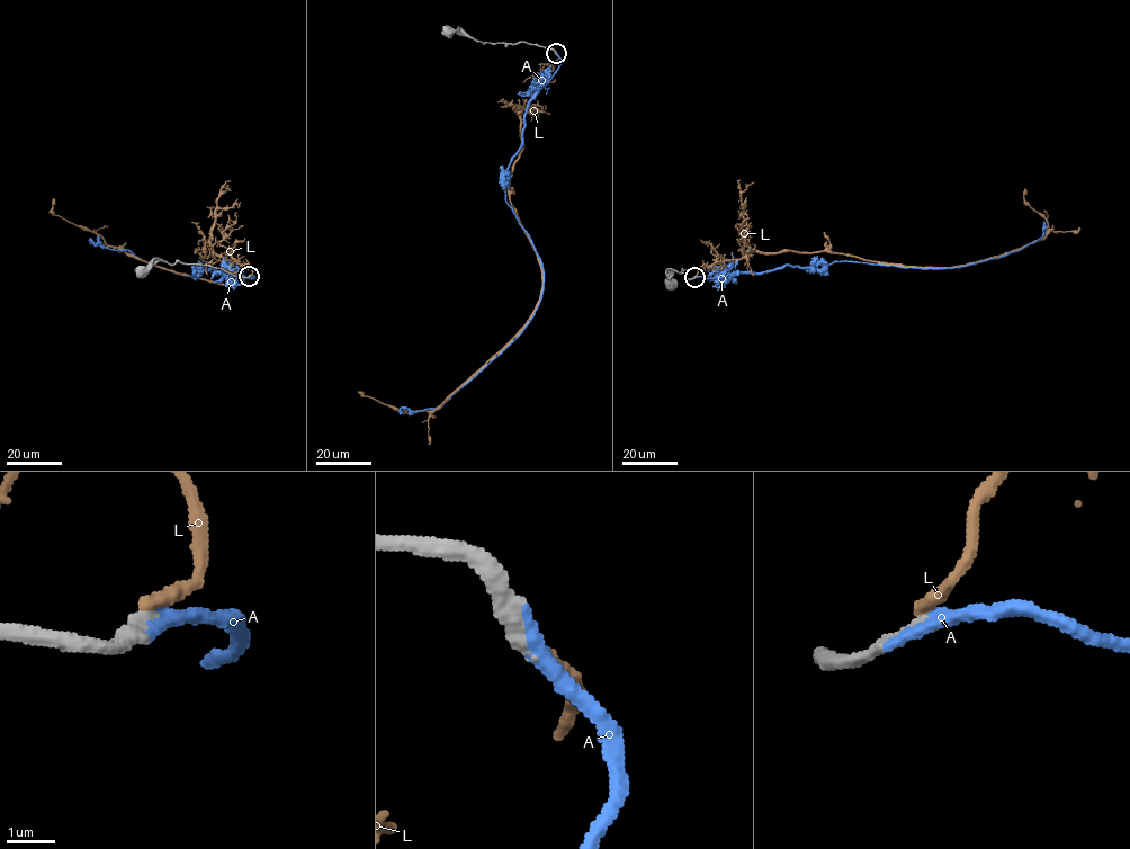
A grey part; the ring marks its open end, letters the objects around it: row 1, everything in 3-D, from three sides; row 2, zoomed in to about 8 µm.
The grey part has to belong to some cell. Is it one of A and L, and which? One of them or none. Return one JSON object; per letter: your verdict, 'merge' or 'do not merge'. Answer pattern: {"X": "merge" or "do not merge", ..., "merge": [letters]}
{"A": "merge", "L": "do not merge", "merge": ["A"]}

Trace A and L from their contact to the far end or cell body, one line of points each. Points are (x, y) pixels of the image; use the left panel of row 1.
A: (249, 276), (217, 274), (213, 268), (195, 273), (198, 267), (235, 283), (211, 283), (126, 250), (92, 244)
L: (249, 275), (249, 266), (214, 252), (203, 260), (233, 283), (212, 283), (136, 259), (56, 216), (54, 198)

